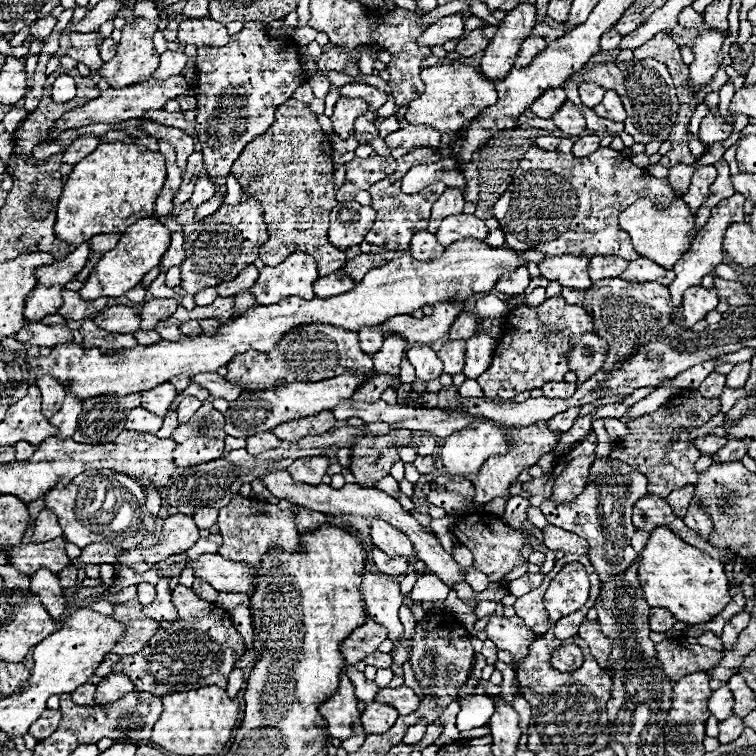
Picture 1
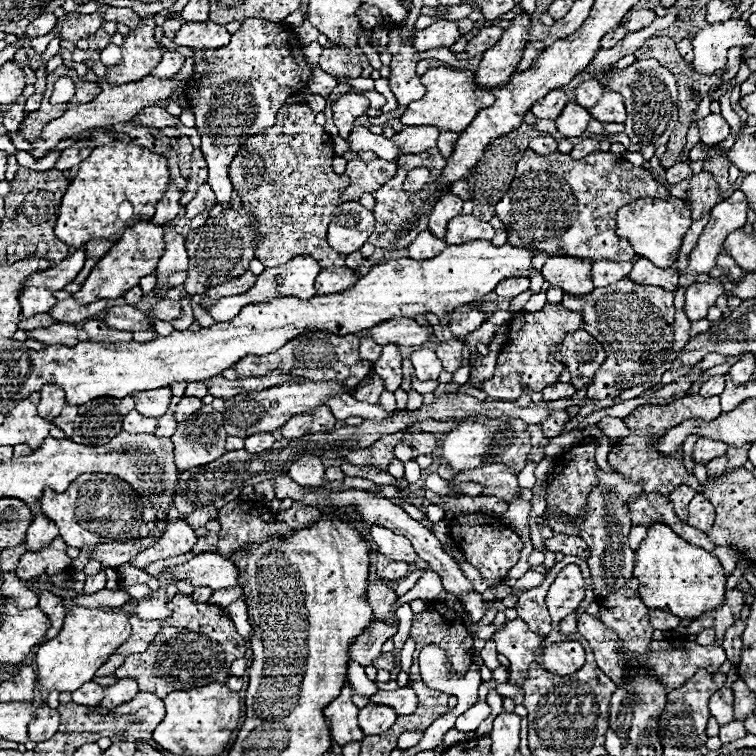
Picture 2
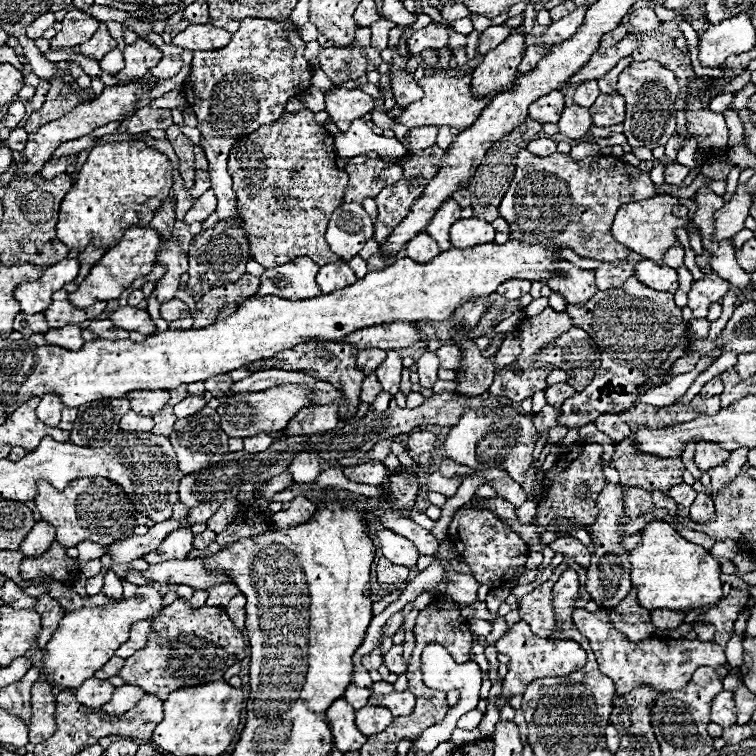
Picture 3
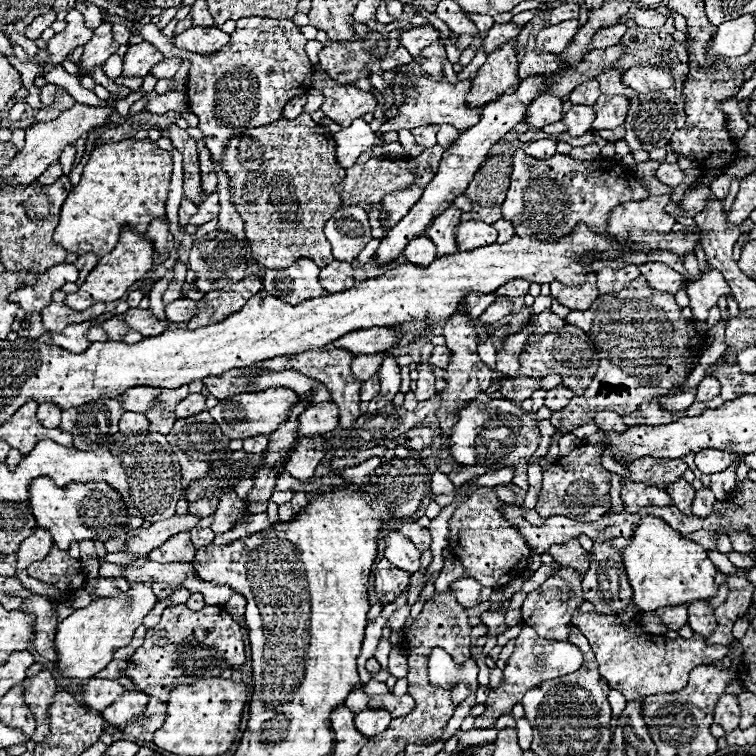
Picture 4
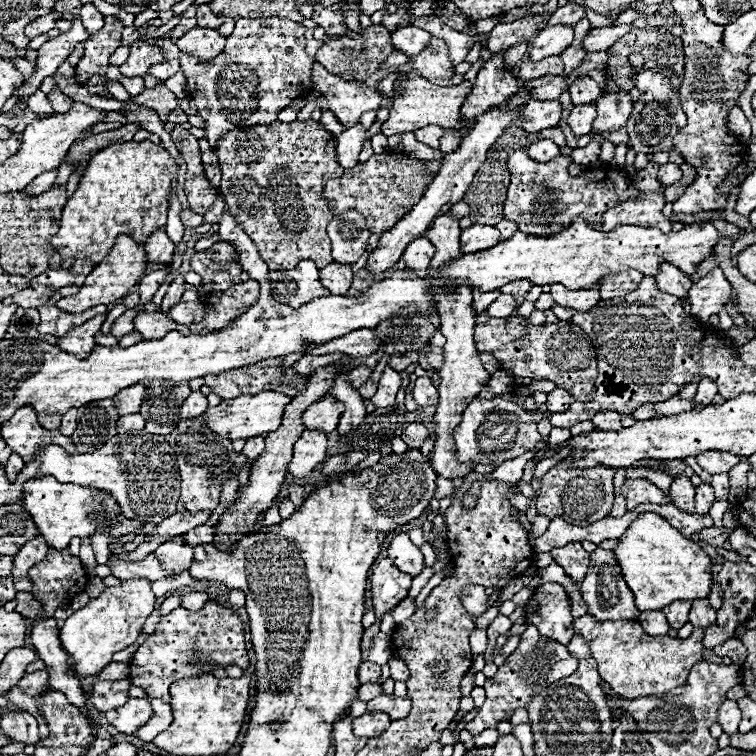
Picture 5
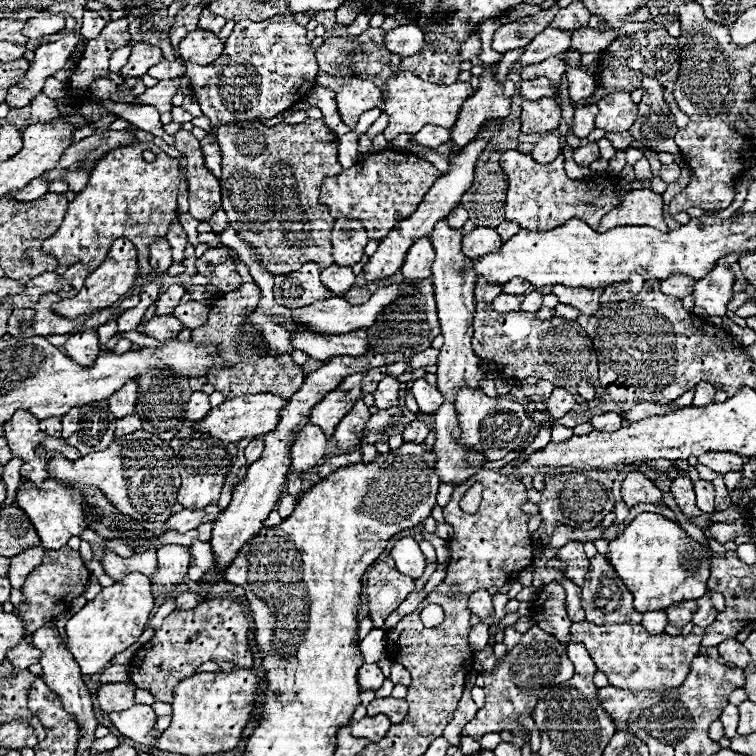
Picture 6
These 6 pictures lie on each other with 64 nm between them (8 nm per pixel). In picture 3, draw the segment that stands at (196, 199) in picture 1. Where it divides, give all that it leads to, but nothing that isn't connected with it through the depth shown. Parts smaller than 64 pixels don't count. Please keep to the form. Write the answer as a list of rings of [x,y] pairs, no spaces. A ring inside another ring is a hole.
[[[208,190],[208,192],[204,192],[204,194],[196,200],[194,208],[186,214],[184,222],[186,222],[186,224],[204,222],[212,212],[216,212],[216,194],[214,194],[214,190]]]

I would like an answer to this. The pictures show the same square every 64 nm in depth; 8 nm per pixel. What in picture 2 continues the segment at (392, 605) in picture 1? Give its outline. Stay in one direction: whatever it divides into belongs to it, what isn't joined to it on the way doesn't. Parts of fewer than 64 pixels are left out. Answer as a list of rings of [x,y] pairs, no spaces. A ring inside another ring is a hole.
[[[378,580],[378,582],[368,582],[368,602],[374,610],[374,618],[382,618],[384,622],[394,622],[396,616],[390,614],[392,612],[392,604],[396,602],[396,594],[394,588],[388,586],[386,582]]]

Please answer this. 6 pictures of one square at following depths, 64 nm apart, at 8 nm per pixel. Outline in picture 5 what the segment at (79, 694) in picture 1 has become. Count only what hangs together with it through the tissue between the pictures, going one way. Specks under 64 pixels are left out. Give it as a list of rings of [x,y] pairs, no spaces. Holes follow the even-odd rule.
[[[118,680],[118,682],[96,682],[94,690],[90,694],[90,702],[98,712],[108,712],[124,706],[128,702],[128,690],[130,682],[128,680]]]

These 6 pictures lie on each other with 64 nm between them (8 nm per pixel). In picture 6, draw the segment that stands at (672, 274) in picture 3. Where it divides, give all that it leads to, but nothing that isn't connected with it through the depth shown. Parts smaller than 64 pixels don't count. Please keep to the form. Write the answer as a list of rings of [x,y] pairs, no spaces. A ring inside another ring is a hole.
[[[678,274],[678,276],[670,276],[670,278],[662,280],[662,292],[668,294],[668,296],[686,298],[688,294],[692,294],[694,284],[696,284],[694,278],[686,278],[686,276]]]

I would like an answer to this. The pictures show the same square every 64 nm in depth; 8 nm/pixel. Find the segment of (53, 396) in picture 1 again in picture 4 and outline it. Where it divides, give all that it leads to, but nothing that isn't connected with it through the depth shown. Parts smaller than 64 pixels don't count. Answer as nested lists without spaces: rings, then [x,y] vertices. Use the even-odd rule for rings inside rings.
[[[40,404],[40,406],[38,406],[38,420],[40,420],[42,426],[58,428],[58,424],[60,424],[60,414],[62,414],[62,410],[56,408],[54,404]]]

